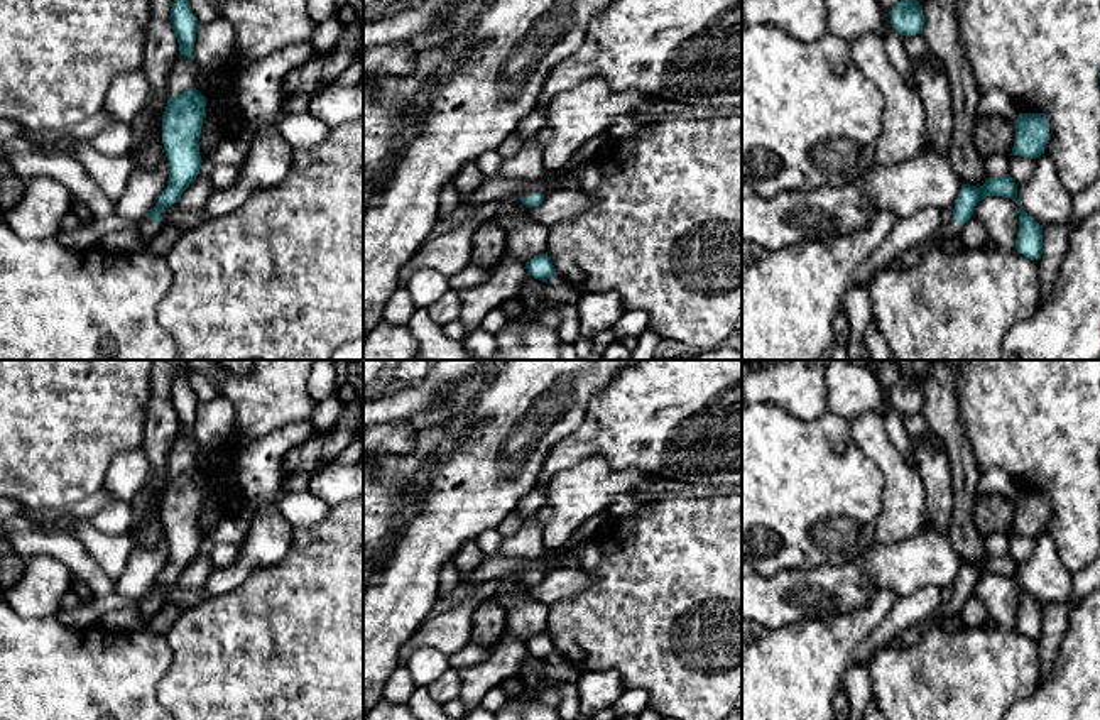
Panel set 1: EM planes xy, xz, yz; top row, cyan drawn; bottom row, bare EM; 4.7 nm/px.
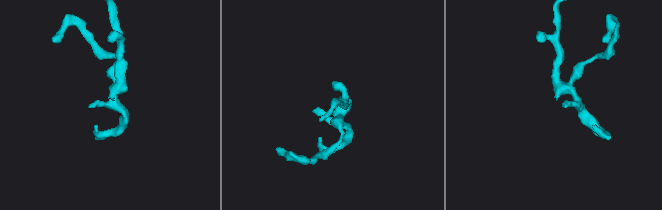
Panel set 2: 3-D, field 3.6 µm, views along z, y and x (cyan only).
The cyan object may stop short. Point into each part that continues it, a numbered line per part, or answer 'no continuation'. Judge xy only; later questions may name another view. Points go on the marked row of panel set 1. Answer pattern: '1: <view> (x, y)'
1: xy (147, 227)

